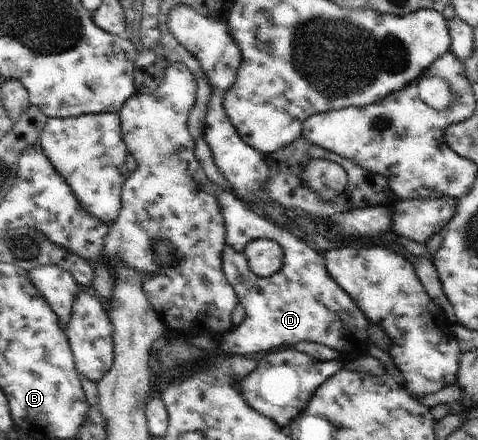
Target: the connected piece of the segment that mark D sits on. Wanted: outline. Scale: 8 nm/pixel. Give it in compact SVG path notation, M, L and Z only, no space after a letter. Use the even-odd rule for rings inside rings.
M216 186L213 190L227 226L221 267L246 313L243 322L224 334L221 350L245 357L246 354L258 354L264 350L269 352L306 341L338 350L342 362L368 354L371 343L367 342L367 330L372 322L328 274L323 253L314 252L304 241L274 225L272 220L256 215L232 192ZM260 236L268 236L268 239L277 242L284 252L282 270L266 278L258 278L250 270L244 253L248 242Z

